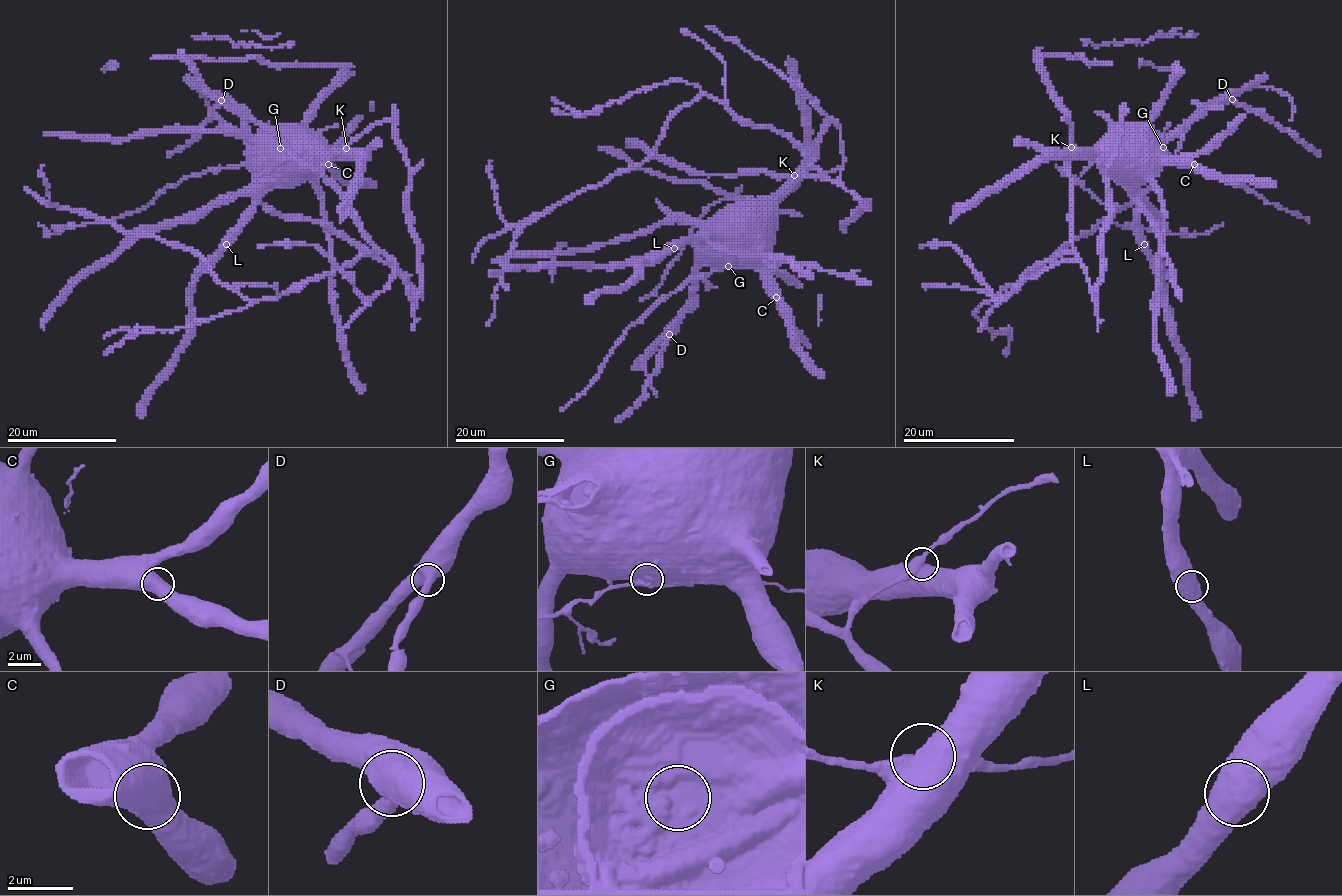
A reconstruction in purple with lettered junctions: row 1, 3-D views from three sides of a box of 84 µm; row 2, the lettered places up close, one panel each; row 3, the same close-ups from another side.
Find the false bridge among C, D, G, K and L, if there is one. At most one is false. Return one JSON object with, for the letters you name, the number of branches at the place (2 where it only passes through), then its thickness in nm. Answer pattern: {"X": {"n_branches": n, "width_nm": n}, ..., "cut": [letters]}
{"G": {"n_branches": 2, "width_nm": 750}, "cut": ["G"]}

